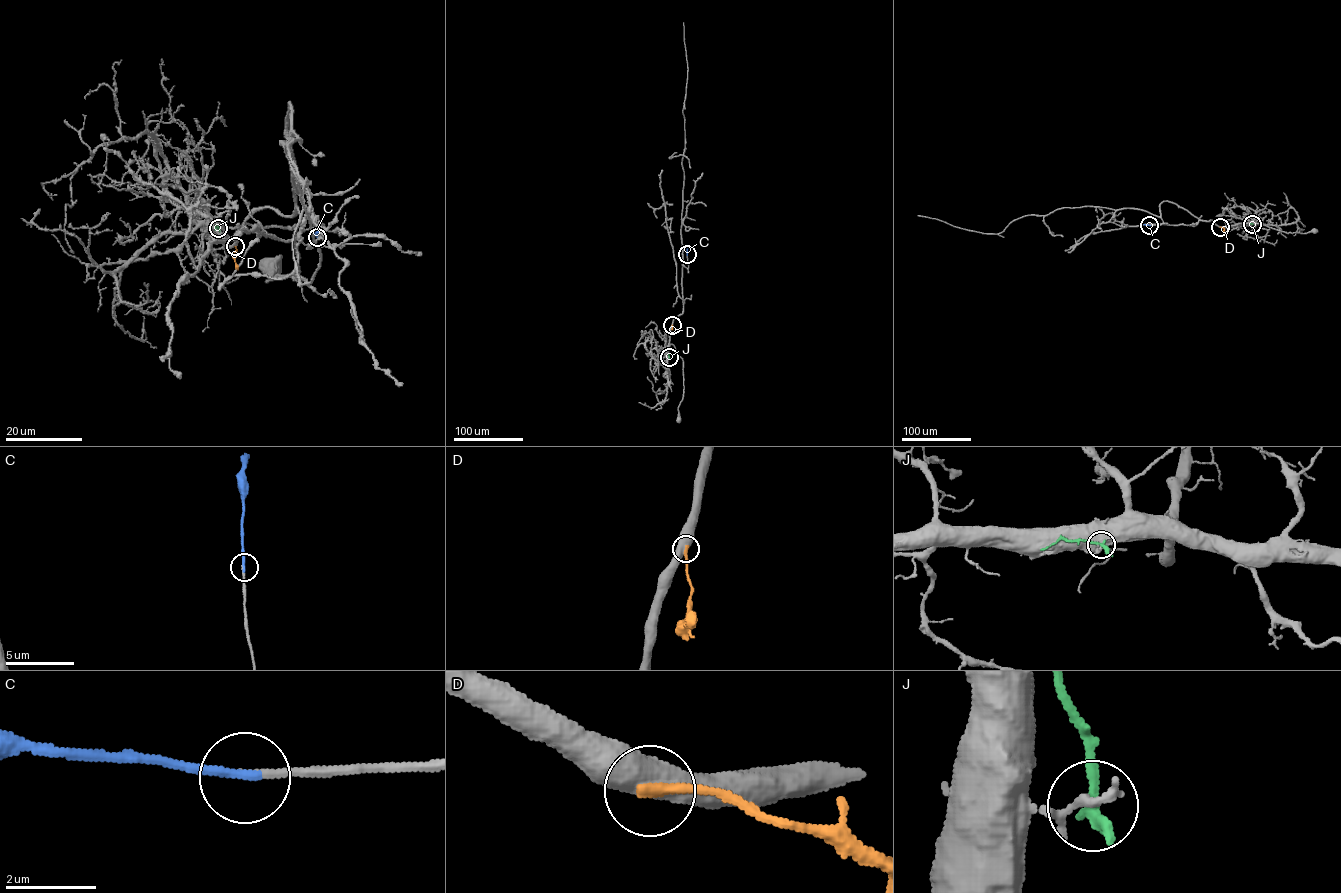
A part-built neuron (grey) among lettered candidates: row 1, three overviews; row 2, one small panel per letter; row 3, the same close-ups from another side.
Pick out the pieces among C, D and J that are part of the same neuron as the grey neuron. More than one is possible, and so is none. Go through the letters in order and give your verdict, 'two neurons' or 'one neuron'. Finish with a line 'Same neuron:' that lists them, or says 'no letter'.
C: one neuron
D: two neurons
J: two neurons
Same neuron: C

